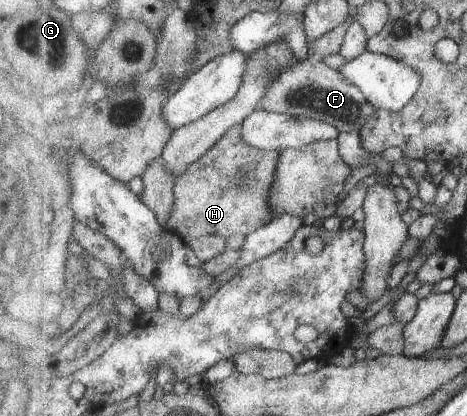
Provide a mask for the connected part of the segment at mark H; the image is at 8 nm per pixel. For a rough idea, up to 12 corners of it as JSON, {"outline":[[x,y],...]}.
{"outline":[[236,124],[175,177],[166,227],[189,244],[273,219],[282,151]]}

